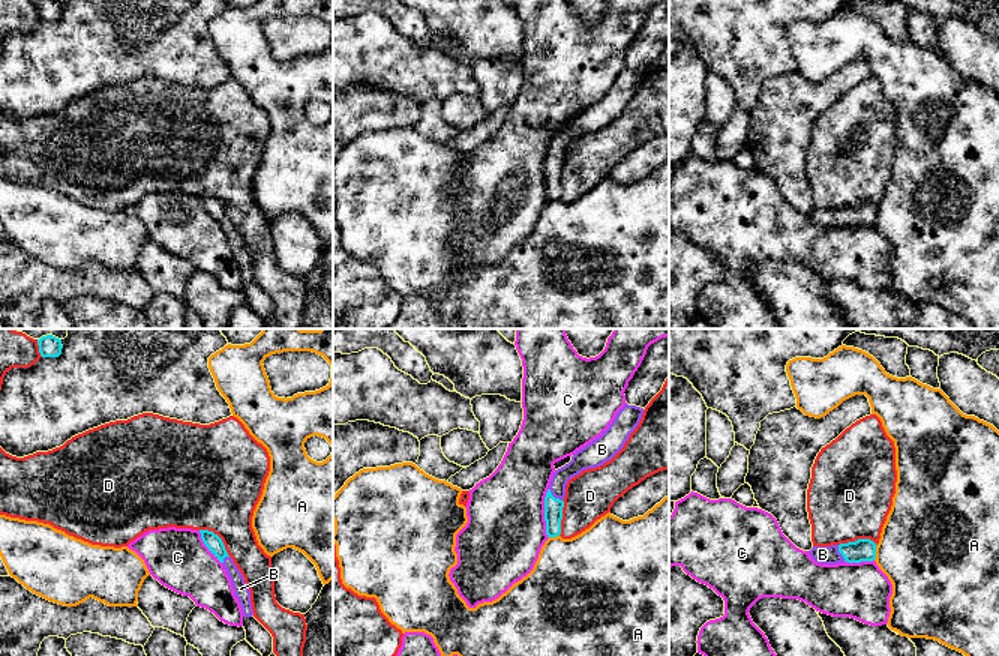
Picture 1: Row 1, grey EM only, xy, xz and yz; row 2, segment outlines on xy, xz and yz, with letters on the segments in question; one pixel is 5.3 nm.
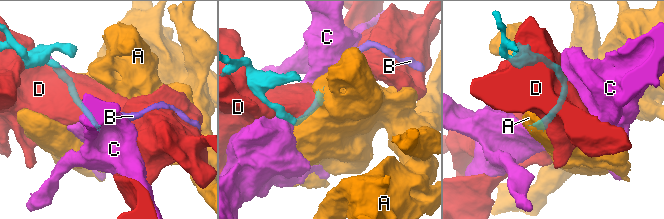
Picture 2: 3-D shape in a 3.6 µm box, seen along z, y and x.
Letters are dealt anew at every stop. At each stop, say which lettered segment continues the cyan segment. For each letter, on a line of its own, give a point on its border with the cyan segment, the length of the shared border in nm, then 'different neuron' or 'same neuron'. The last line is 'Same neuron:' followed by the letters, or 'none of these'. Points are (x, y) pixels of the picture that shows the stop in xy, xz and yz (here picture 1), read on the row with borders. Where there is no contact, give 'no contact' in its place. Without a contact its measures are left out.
A: yz (875, 553) | 80 nm | different neuron
B: xz (552, 496) | 100 nm | same neuron
C: xz (545, 514) | 280 nm | different neuron
D: xy (219, 538) | 220 nm | different neuron
Same neuron: B

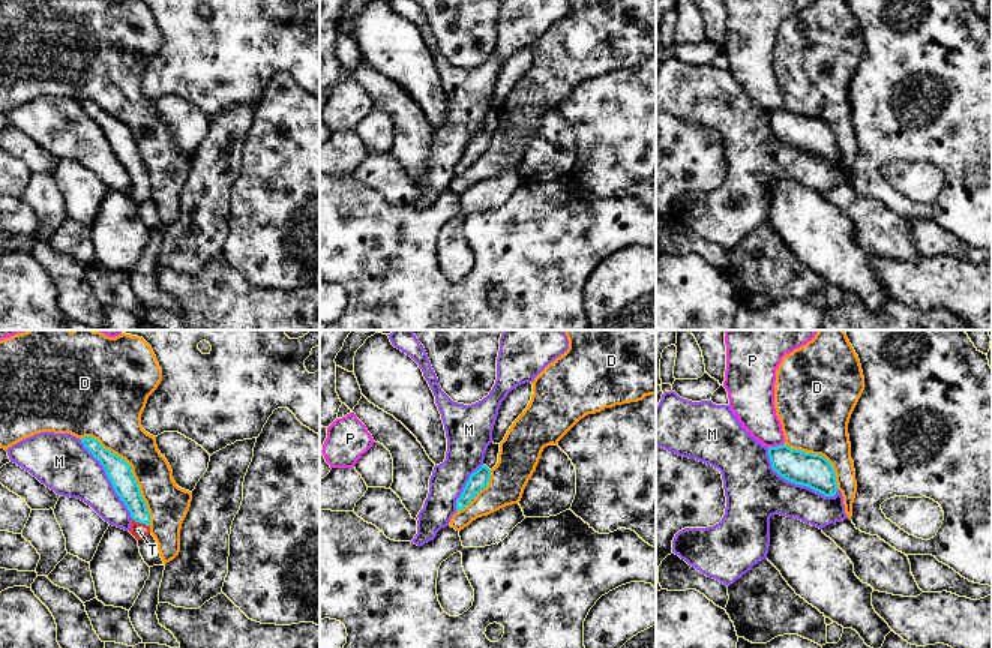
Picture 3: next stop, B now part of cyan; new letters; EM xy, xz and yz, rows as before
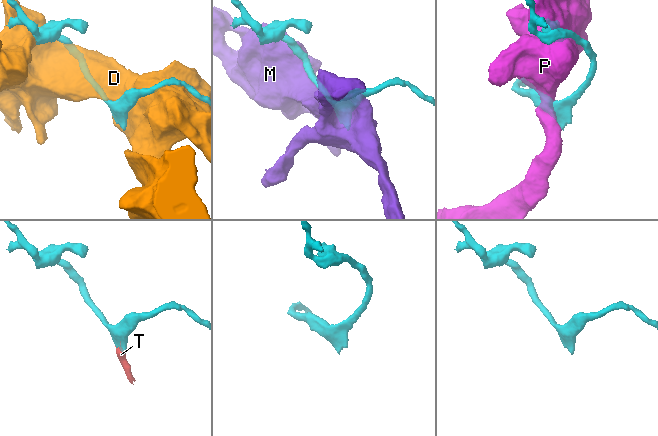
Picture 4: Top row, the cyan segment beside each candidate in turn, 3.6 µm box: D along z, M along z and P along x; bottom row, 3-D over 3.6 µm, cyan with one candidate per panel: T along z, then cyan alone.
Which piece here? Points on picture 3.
D: xy (131, 471) | 600 nm | different neuron
M: yz (794, 482) | 460 nm | different neuron
P: yz (776, 446) | 80 nm | different neuron
T: xy (141, 522) | 110 nm | same neuron
Same neuron: T

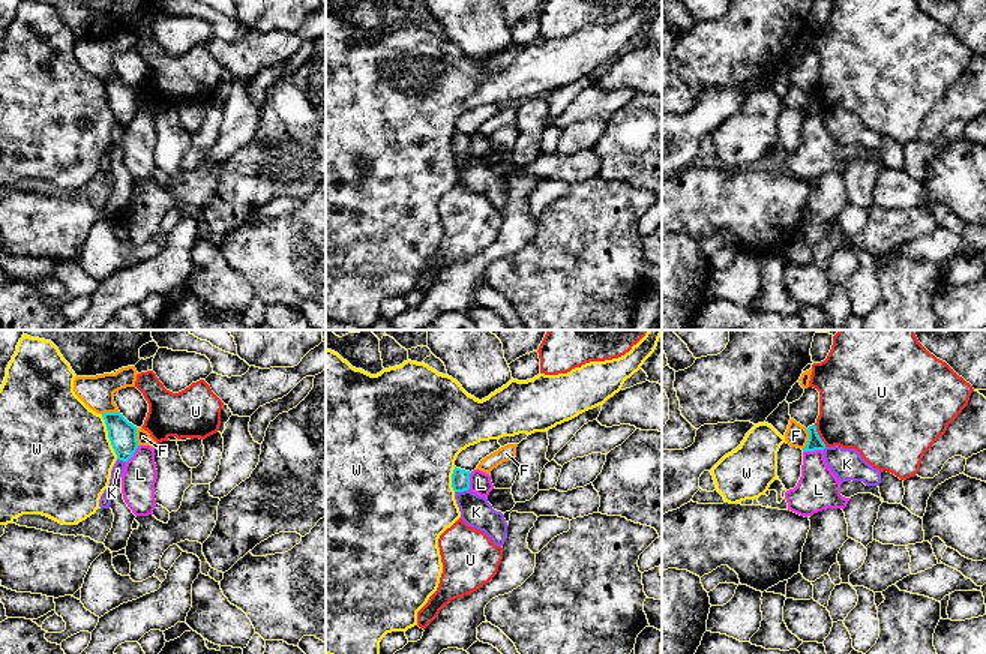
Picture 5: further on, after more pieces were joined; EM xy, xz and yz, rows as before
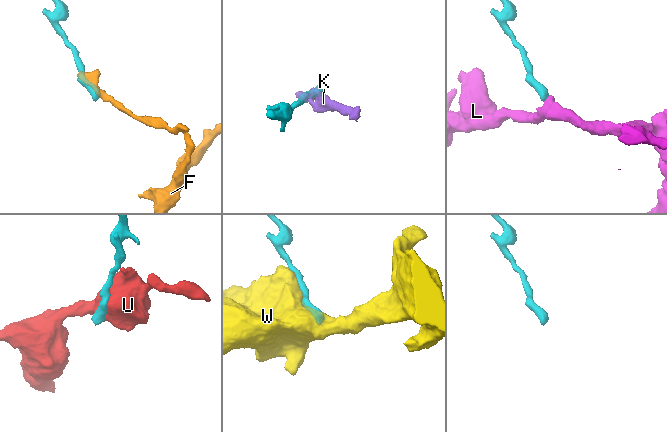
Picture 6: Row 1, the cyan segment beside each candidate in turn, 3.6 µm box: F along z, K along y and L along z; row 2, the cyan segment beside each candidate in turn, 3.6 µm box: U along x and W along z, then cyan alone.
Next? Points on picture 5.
F: yz (808, 440) | 120 nm | different neuron
K: xz (461, 491) | 80 nm | different neuron
L: yz (812, 450) | 110 nm | different neuron
U: yz (818, 435) | 140 nm | different neuron
W: xy (108, 437) | 260 nm | different neuron
Same neuron: none of these

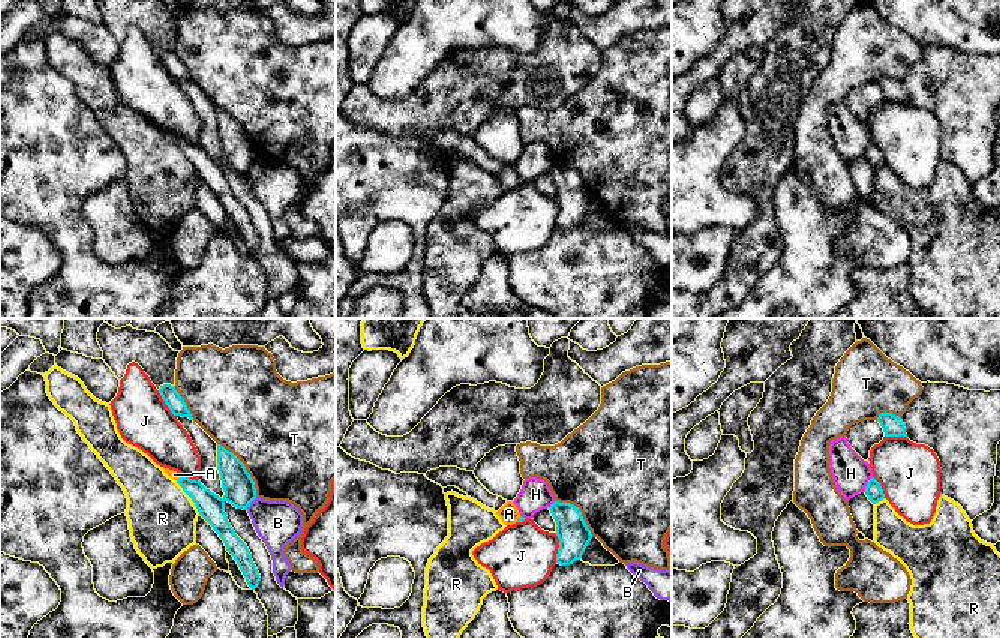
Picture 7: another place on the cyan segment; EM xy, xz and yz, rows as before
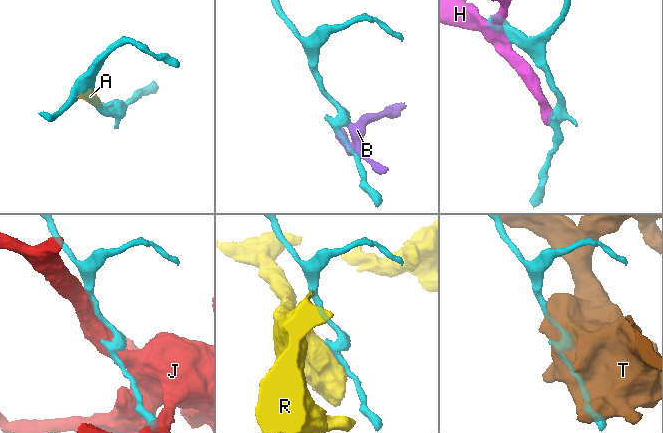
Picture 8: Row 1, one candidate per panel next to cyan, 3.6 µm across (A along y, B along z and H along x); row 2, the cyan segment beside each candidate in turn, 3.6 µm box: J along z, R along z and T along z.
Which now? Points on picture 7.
A: xz (517, 520) | 40 nm | same neuron
B: xy (251, 502) | 90 nm | different neuron
H: yz (867, 484) | 100 nm | different neuron
J: xz (558, 548) | 160 nm | different neuron
R: xy (189, 496) | 220 nm | different neuron
T: xy (245, 467) | 360 nm | different neuron
Same neuron: A

